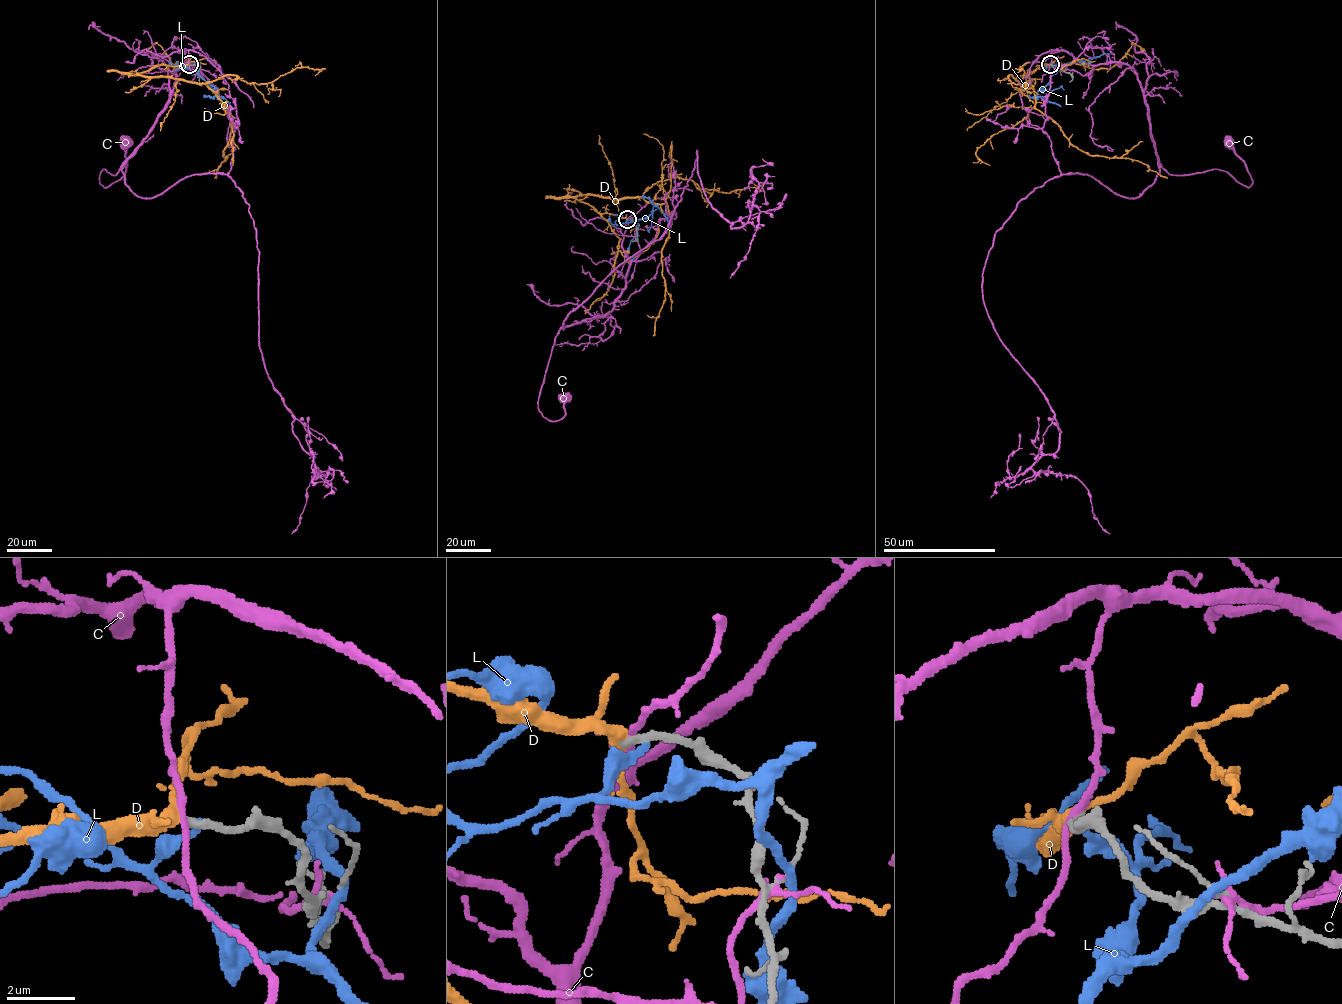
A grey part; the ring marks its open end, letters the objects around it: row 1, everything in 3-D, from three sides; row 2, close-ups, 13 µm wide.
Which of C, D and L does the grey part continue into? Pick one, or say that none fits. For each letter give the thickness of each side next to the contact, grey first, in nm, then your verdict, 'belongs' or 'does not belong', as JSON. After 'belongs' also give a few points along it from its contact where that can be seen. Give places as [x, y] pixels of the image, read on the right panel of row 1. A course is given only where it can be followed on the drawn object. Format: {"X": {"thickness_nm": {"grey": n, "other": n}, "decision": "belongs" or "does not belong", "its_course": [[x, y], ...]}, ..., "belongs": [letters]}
{"C": {"thickness_nm": {"grey": 280, "other": 190}, "decision": "does not belong"}, "D": {"thickness_nm": {"grey": 260, "other": 240}, "decision": "belongs", "its_course": [[1050, 64], [1026, 77], [1035, 107], [1068, 140], [1090, 155], [1138, 161], [1166, 178]]}, "L": {"thickness_nm": {"grey": 320, "other": 220}, "decision": "does not belong"}, "belongs": ["D"]}

